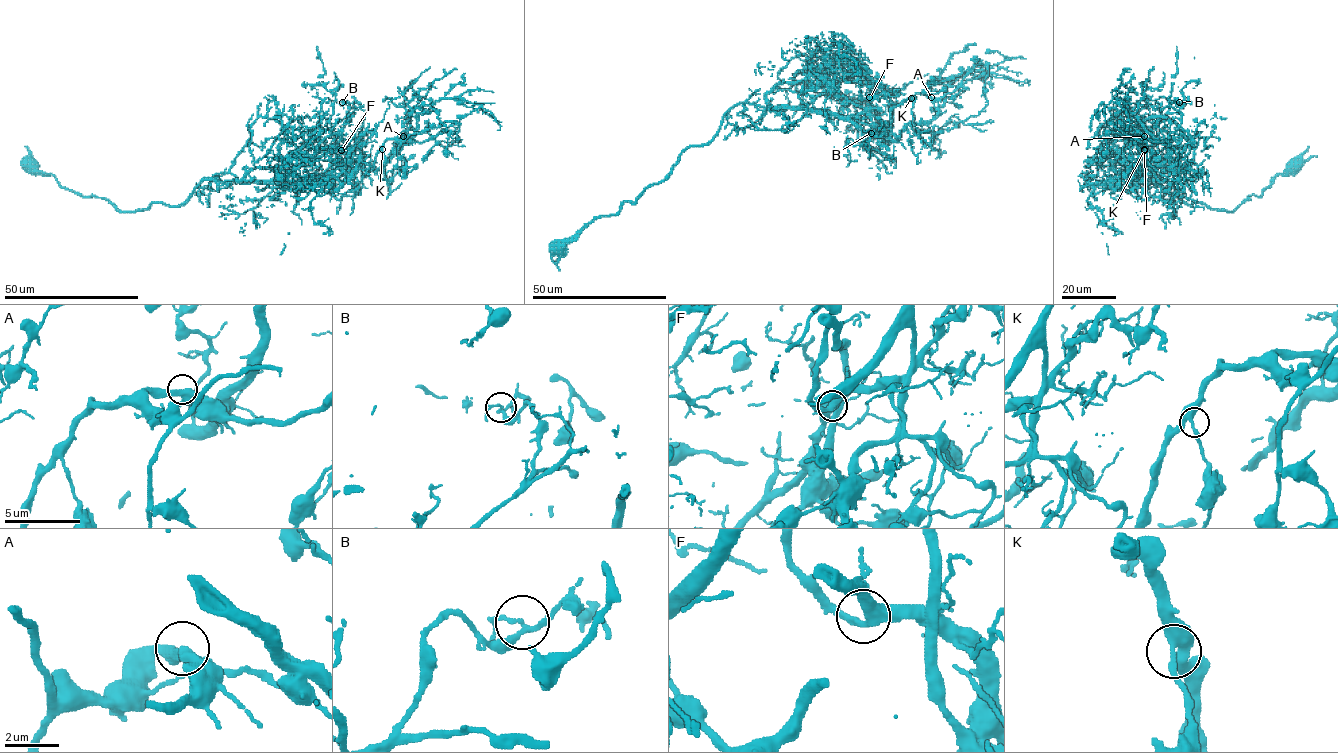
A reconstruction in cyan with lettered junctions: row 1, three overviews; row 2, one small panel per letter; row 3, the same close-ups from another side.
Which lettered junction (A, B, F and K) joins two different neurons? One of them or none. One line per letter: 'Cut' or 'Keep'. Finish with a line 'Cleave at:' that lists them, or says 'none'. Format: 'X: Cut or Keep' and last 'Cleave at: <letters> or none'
A: Keep
B: Cut
F: Keep
K: Keep
Cleave at: B

